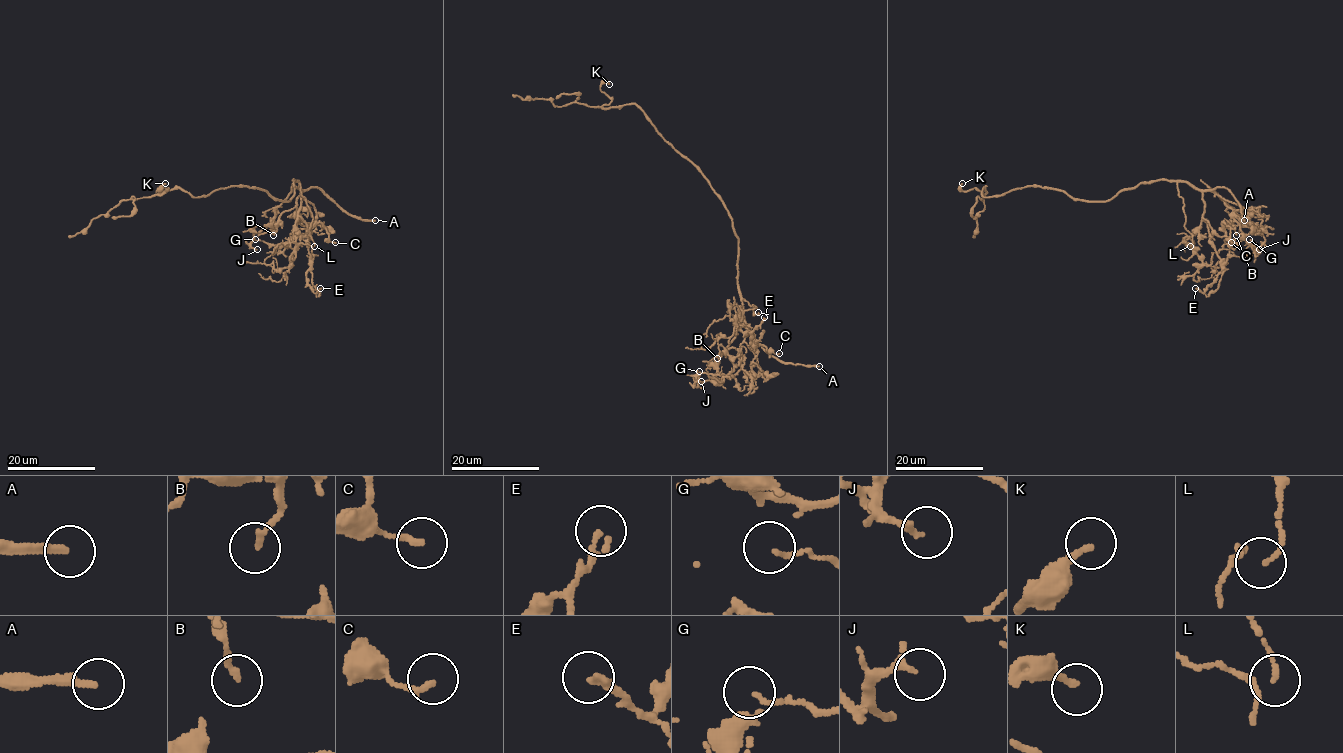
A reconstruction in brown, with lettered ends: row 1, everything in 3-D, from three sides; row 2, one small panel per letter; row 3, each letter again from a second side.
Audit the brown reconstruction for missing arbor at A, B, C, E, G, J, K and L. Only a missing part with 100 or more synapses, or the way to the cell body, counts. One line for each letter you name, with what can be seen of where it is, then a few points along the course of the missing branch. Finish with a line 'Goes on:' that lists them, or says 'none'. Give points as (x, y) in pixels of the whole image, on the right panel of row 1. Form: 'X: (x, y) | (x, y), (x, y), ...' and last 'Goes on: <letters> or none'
A: (1244, 220)
Goes on: A

